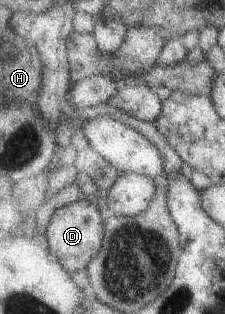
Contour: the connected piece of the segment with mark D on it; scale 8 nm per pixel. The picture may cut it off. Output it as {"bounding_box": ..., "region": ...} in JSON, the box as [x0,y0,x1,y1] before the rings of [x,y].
{"bounding_box":[48,202,104,273],"region":[[[76,202],[76,204],[64,206],[54,214],[54,218],[48,226],[48,240],[50,240],[52,252],[56,252],[60,256],[60,260],[64,262],[64,266],[68,266],[68,270],[72,270],[72,272],[77,273],[86,269],[103,246],[104,220],[96,205],[92,202]]]}

